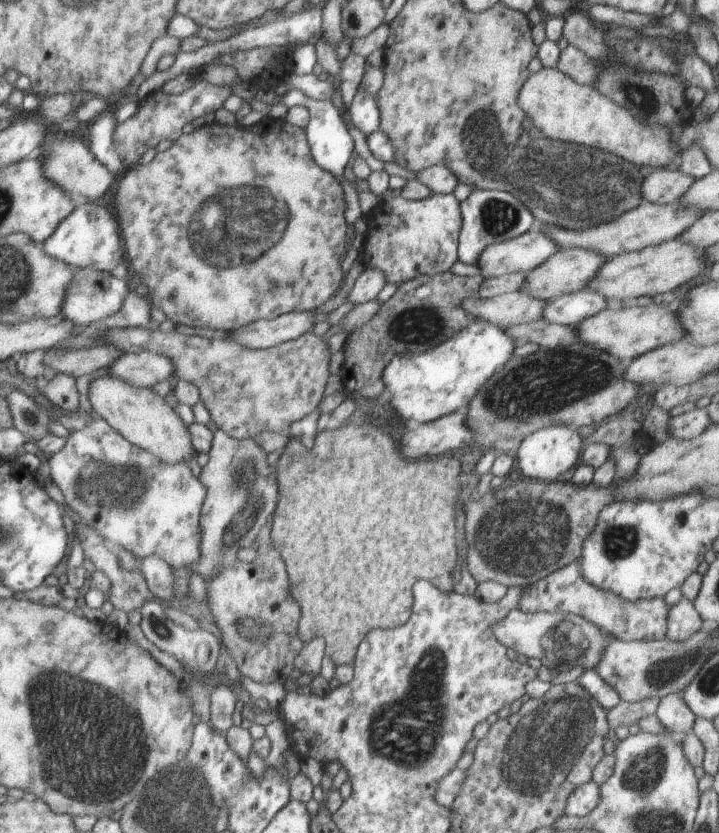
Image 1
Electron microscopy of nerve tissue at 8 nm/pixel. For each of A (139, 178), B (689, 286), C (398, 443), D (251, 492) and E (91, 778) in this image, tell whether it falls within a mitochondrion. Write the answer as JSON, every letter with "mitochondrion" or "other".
{"A":"other","B":"other","C":"other","D":"mitochondrion","E":"mitochondrion"}

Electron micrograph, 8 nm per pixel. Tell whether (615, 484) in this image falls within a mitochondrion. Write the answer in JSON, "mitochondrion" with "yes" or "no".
{"mitochondrion":"no"}

